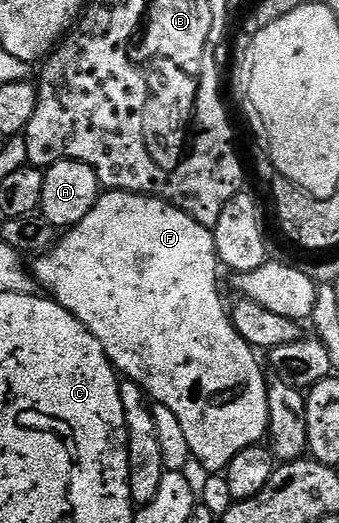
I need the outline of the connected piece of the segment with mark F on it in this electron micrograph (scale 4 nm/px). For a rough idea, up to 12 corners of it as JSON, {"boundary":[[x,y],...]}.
{"boundary":[[98,194],[36,286],[221,473],[269,384],[212,230]]}

